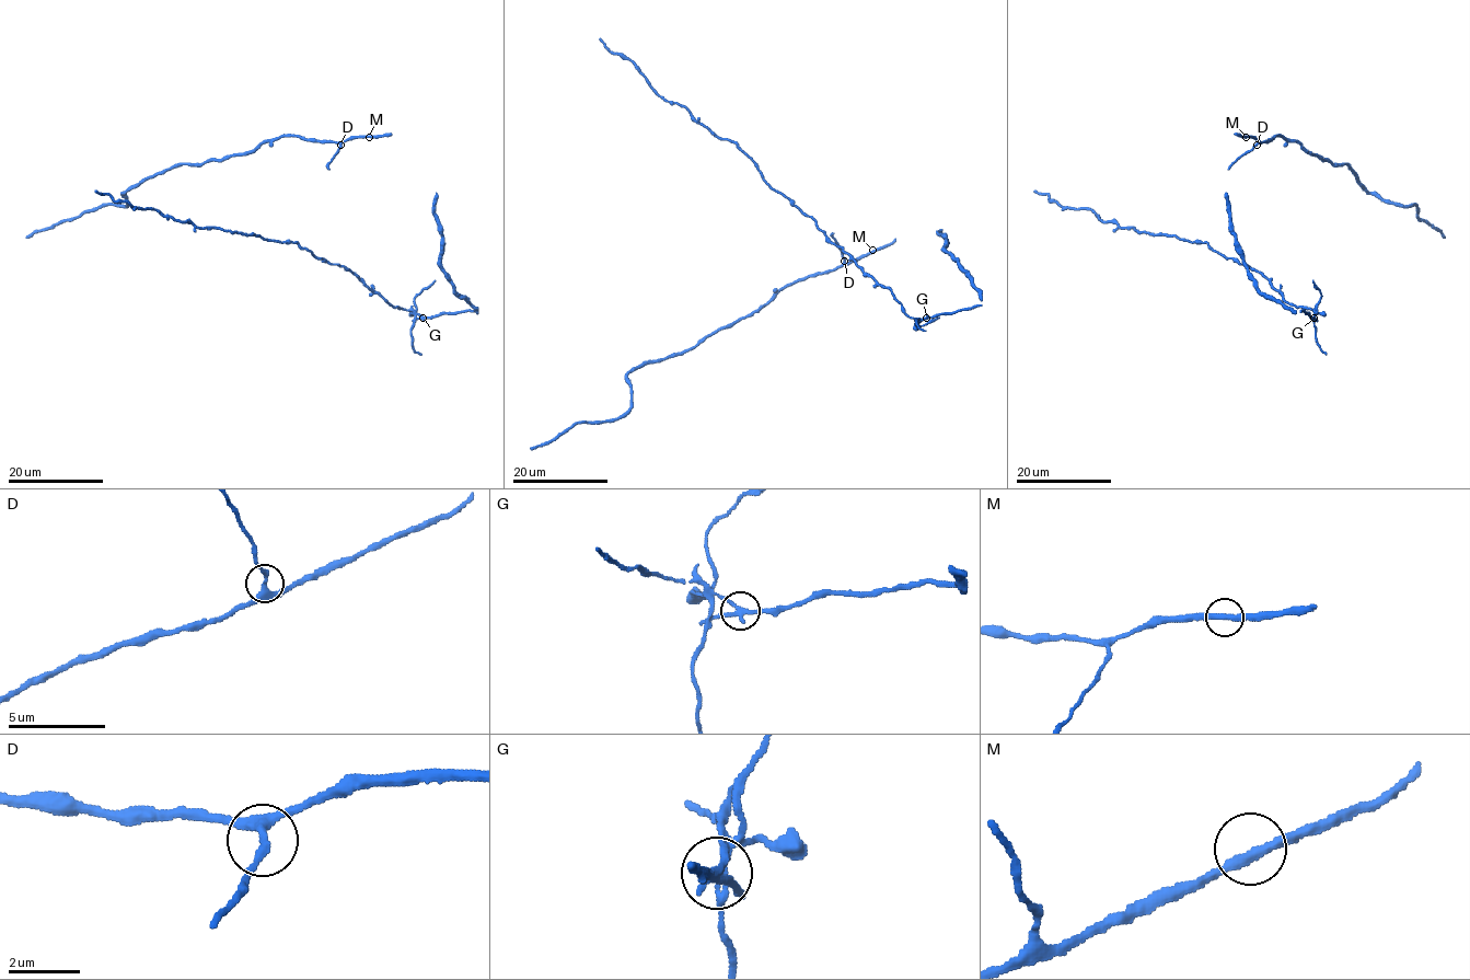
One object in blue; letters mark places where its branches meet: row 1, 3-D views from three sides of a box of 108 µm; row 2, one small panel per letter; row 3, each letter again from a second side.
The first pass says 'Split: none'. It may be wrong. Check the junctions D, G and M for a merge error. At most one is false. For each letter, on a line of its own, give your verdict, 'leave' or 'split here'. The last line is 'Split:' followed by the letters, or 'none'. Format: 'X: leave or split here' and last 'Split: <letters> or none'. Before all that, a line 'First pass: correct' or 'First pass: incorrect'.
First pass: incorrect
D: leave
G: split here
M: leave
Split: G

